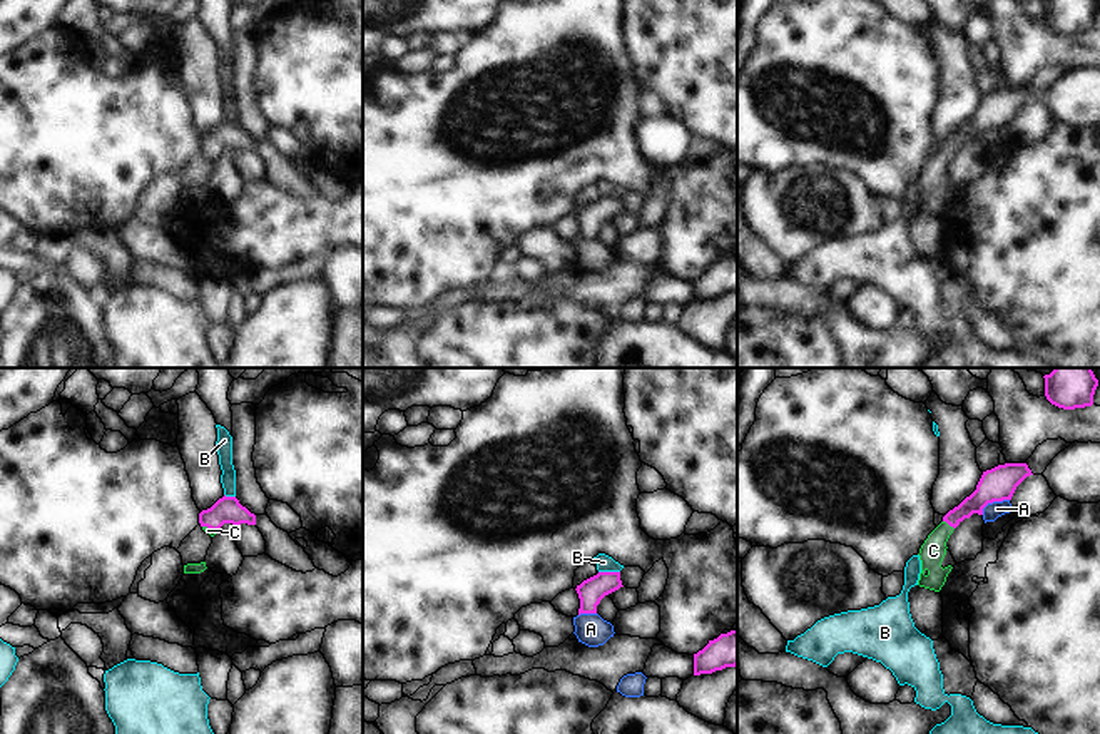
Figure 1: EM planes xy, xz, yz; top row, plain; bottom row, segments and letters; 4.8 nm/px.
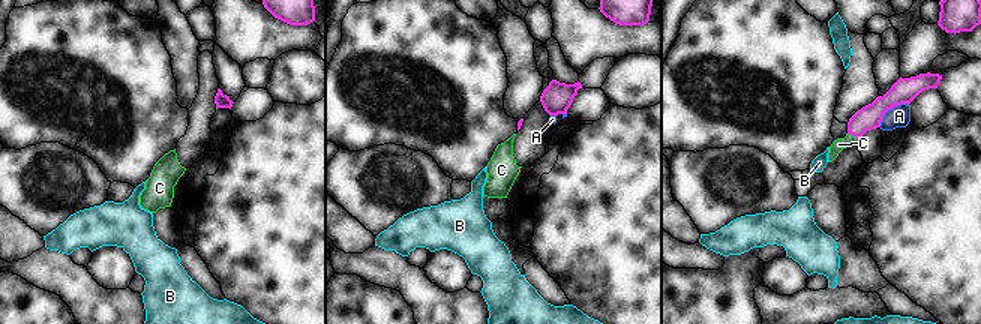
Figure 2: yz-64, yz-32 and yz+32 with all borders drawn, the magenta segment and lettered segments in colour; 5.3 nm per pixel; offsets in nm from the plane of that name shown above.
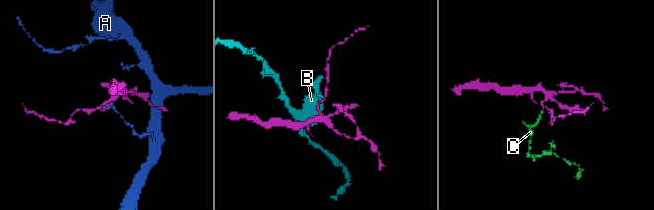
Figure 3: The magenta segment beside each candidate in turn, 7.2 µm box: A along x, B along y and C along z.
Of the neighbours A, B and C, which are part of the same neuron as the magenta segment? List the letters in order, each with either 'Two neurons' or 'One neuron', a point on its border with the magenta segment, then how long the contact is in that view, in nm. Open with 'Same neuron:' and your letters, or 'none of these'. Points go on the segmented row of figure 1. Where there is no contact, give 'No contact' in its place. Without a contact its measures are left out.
Same neuron: C
A: Two neurons. Touches magenta at yz (993, 500). Shared border 150 nm
B: Two neurons. Touches magenta at xz (609, 572). Shared border 100 nm
C: One neuron. Touches magenta at yz (948, 524). Shared border 70 nm

